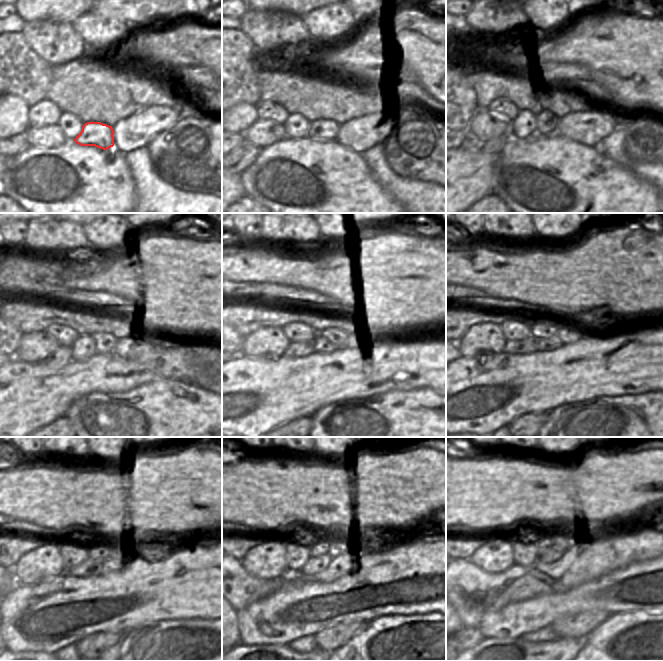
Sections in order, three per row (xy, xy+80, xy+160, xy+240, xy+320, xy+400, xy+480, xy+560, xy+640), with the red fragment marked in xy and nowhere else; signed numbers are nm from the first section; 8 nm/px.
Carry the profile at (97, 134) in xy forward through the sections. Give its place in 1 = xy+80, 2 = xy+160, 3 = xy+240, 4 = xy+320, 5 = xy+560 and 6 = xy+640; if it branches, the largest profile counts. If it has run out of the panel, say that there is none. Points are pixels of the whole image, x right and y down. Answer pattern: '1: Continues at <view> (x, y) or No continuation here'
1: Continues at xy+80 (319, 129)
2: Continues at xy+160 (547, 123)
3: Continues at xy+240 (105, 343)
4: Continues at xy+320 (336, 336)
5: Continues at xy+560 (318, 547)
6: Continues at xy+640 (546, 540)

